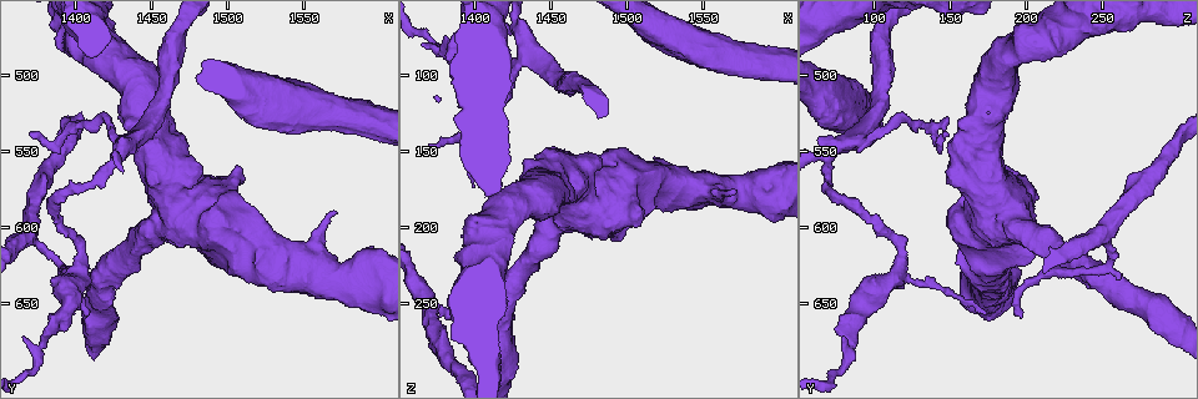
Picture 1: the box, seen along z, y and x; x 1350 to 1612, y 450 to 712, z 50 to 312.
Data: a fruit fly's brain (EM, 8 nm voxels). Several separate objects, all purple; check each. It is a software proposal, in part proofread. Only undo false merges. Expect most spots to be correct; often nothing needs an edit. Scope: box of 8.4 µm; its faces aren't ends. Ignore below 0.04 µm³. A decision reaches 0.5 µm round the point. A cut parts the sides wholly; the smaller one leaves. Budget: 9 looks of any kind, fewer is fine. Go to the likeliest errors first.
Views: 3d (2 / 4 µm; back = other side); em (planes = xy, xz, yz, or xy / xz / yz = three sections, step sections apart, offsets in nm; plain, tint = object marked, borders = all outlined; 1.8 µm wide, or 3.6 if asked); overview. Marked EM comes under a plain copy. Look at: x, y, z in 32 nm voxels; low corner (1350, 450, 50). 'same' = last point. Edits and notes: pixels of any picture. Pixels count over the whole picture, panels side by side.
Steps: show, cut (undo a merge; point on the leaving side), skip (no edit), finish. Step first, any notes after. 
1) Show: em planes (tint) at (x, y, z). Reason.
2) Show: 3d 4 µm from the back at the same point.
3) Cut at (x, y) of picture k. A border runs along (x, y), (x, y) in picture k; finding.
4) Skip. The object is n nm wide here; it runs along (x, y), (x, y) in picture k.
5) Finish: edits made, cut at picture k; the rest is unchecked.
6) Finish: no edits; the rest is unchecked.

Show: 3d 4 µm from the back at (1402, 612, 116).

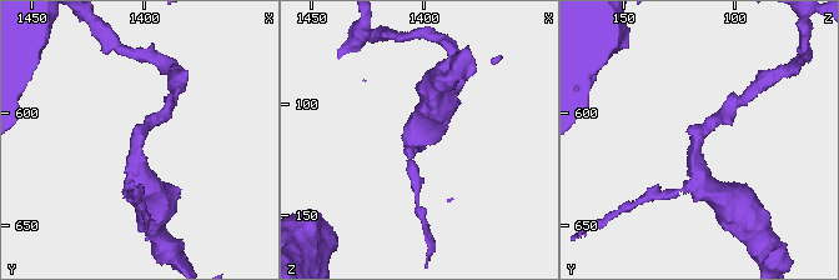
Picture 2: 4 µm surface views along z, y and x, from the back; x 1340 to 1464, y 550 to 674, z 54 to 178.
Show: em planes (tint) at (1402, 611, 117). The arms are 180, 380 nm wide; now the EM.

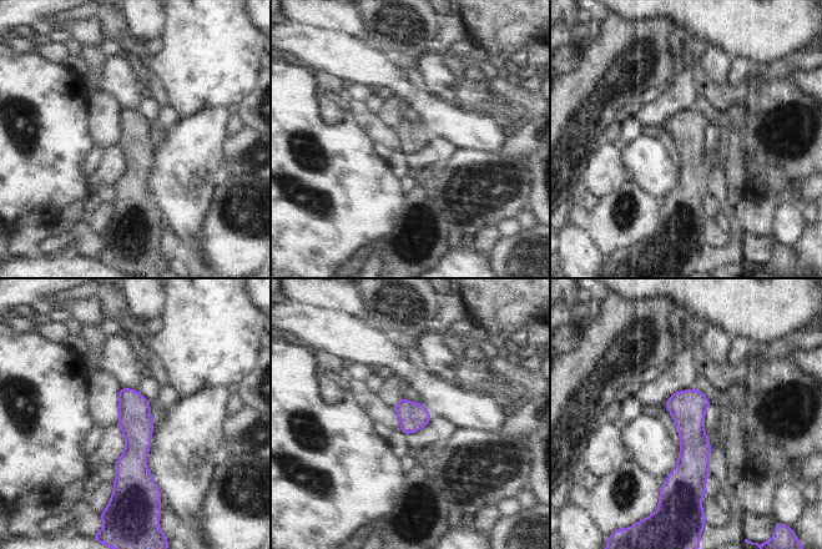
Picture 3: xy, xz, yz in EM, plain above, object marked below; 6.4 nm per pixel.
Skip. The object is 180 nm wide here; it runs along (122, 391), (134, 407), (125, 493) in picture 3; one neuron here.

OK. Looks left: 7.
Show: em planes (tint) at (1392, 626, 254).

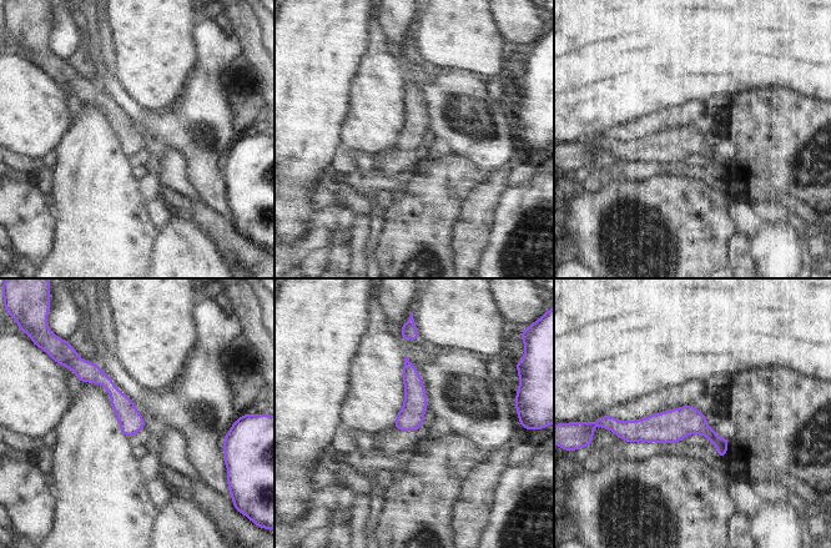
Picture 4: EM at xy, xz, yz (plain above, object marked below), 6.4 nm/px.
Skip. It runs along (619, 425), (701, 427), (724, 447) in picture 4; continuous, no second neuron.

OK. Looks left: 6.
Show: em planes (tint) at (1438, 542, 84). Arms part here.

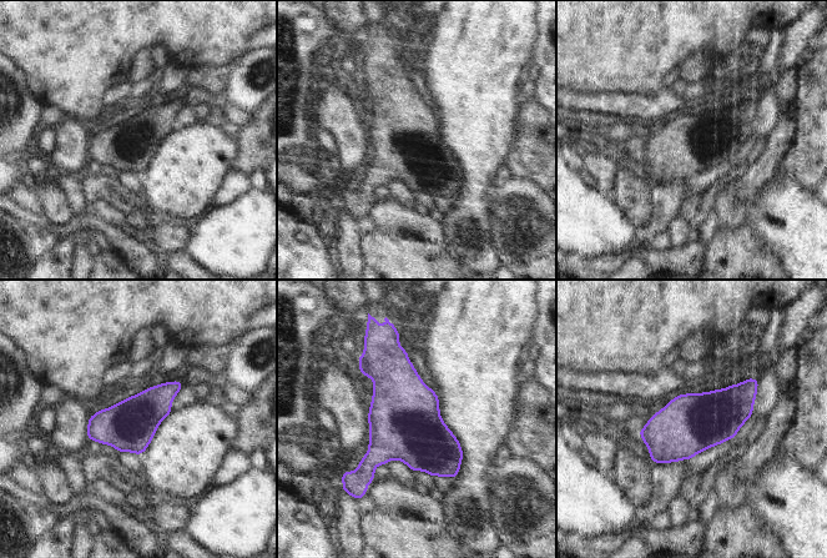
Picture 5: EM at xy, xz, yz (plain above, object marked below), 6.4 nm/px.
Skip. All the same neuron.

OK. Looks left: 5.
Show: em 3.6 µm planes (tint) at (1520, 596, 162). Closes a loop.

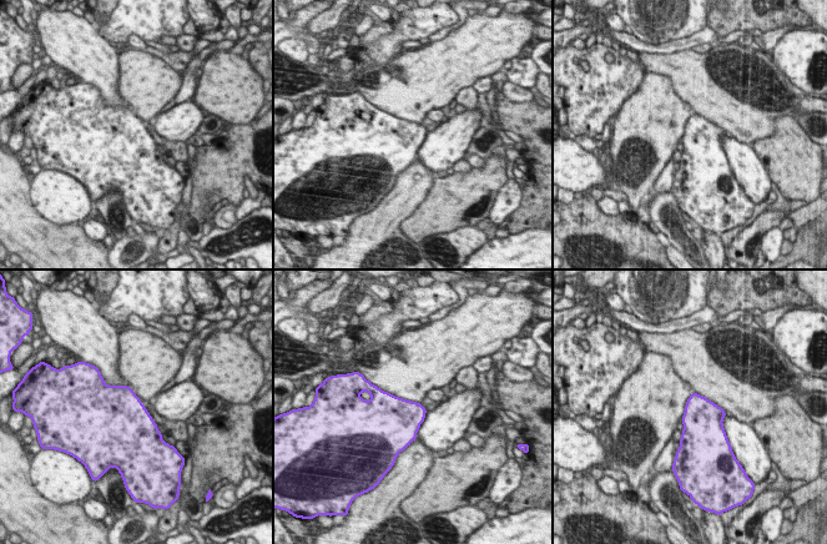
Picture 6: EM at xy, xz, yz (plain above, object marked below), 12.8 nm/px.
Skip. The object is 440 nm wide here; continuous, no second neuron.

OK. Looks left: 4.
Finish: no edits; the rest is unchecked.

